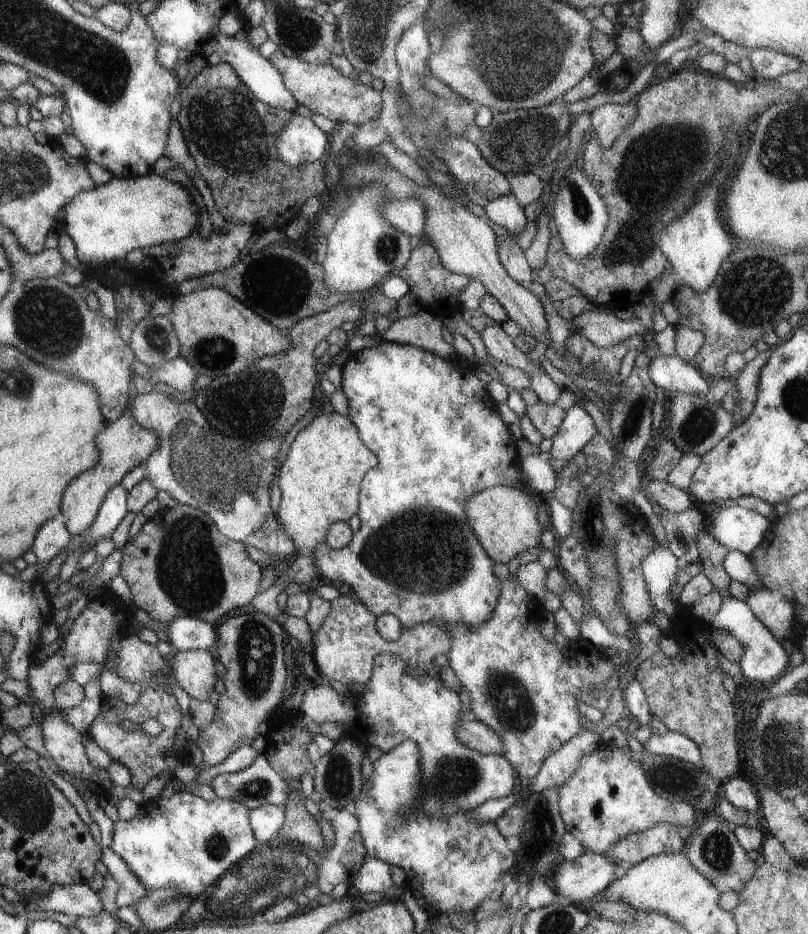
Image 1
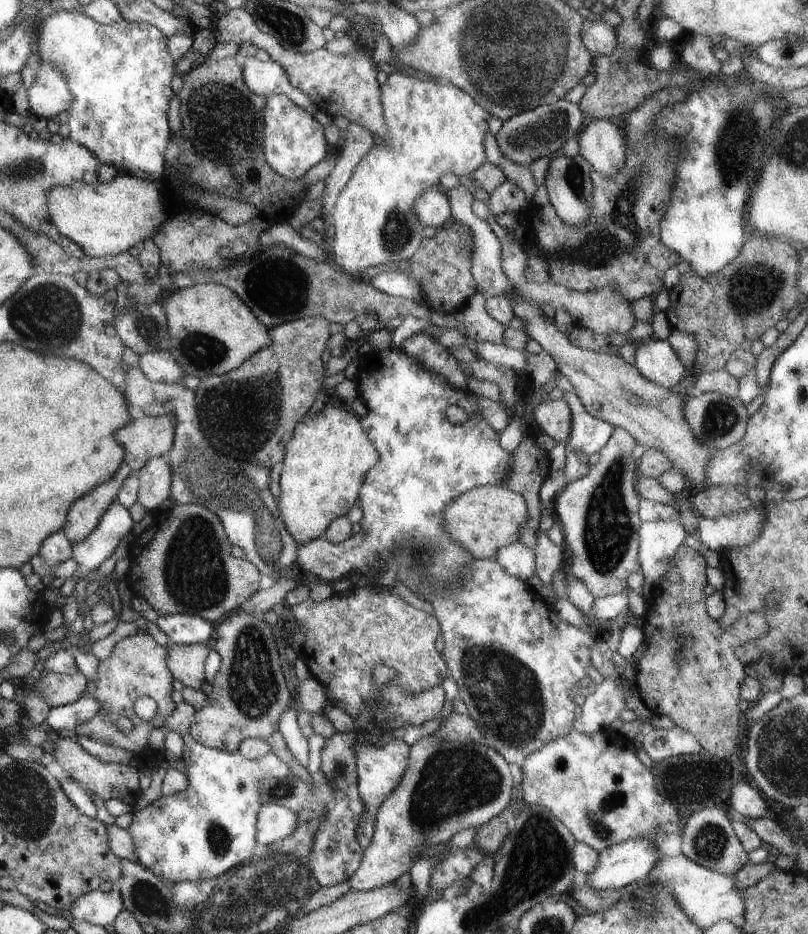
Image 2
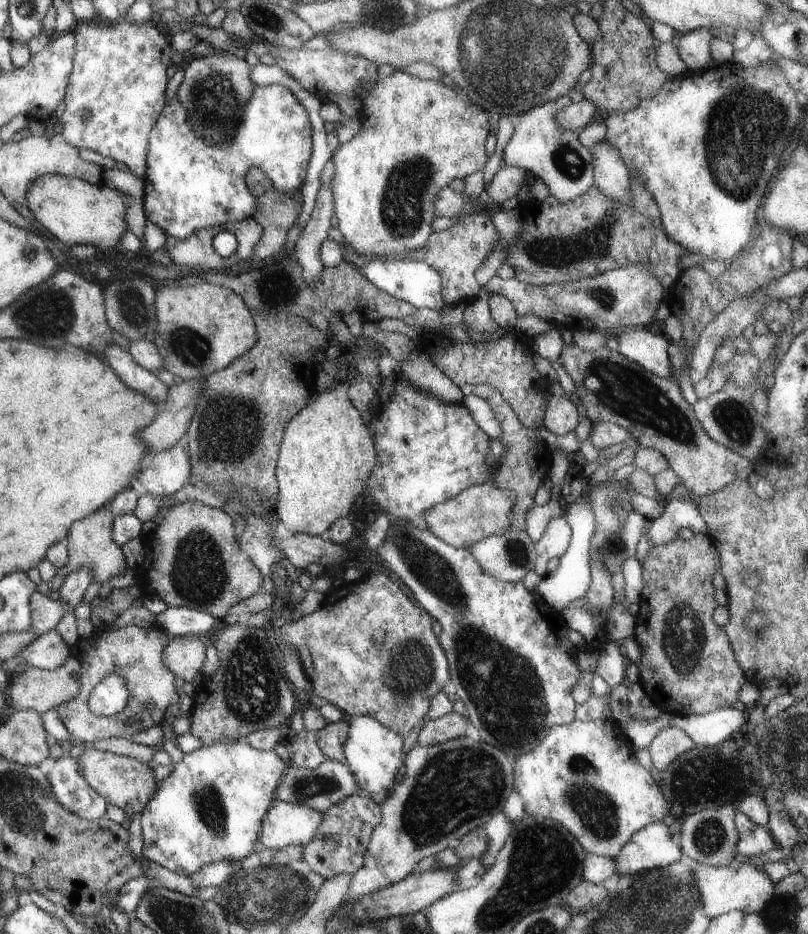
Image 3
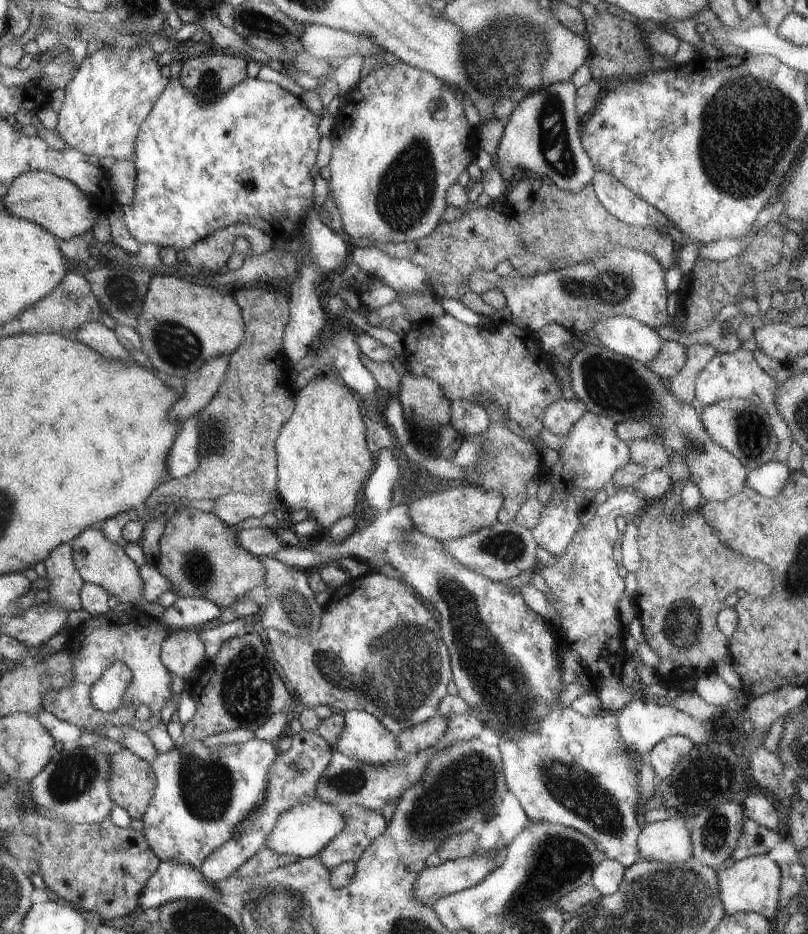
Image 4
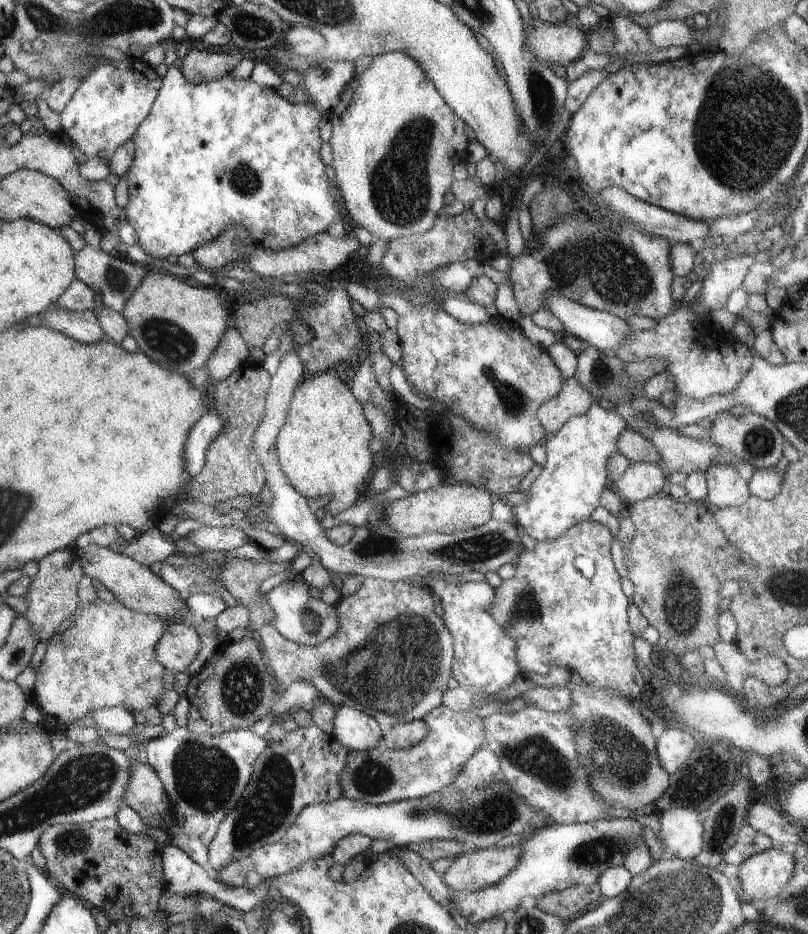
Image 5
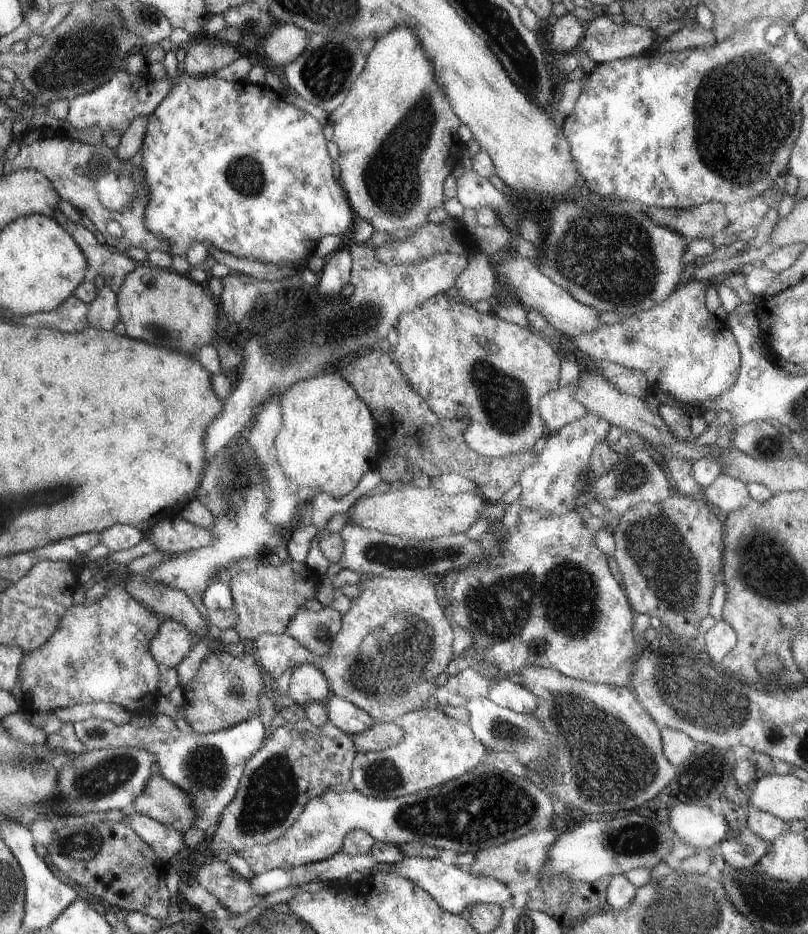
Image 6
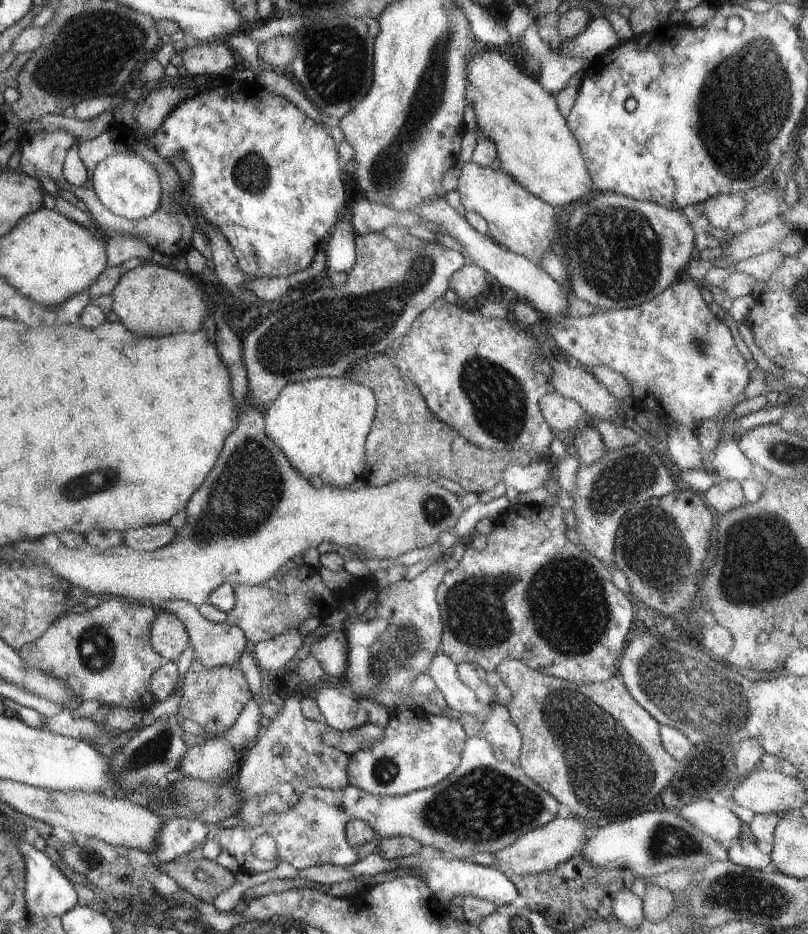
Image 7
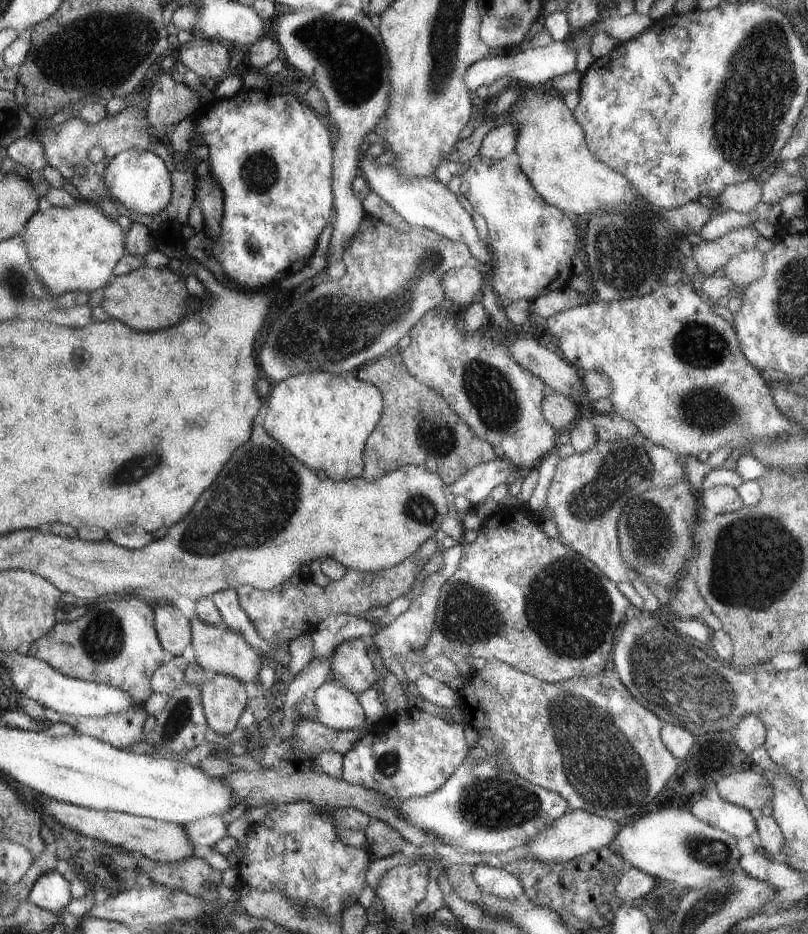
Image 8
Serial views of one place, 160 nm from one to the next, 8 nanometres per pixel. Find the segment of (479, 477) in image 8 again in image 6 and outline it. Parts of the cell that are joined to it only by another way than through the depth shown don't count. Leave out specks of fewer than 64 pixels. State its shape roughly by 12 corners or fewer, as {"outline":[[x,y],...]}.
{"outline":[[591,413],[548,434],[517,477],[518,508],[561,516],[612,426]]}

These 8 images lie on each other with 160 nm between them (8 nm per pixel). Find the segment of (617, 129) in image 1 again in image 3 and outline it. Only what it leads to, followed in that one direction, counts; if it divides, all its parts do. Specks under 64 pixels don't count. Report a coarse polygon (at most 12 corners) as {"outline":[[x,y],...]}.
{"outline":[[603,140],[589,150],[593,186],[628,201],[630,172]]}

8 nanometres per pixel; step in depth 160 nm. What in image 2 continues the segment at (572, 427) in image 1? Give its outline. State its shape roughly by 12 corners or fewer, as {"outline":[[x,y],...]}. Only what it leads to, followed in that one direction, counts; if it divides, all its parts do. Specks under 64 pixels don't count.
{"outline":[[573,391],[571,412],[564,444],[581,456],[599,452],[613,428],[587,414]]}

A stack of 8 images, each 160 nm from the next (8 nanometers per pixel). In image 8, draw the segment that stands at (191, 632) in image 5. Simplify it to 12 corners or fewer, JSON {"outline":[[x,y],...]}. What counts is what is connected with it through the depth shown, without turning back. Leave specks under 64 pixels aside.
{"outline":[[157,604],[152,619],[169,657],[189,646],[190,620],[173,604]]}

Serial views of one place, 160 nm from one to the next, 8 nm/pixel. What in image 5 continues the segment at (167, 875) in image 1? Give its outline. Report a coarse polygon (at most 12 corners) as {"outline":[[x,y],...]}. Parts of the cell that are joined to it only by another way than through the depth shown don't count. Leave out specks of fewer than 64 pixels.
{"outline":[[250,728],[143,743],[170,844],[205,867],[268,746]]}

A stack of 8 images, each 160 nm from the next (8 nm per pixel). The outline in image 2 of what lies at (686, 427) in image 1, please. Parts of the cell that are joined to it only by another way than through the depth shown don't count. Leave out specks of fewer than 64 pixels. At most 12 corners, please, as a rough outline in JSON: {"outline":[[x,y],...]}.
{"outline":[[687,398],[695,442],[723,450],[743,440],[748,415],[737,398]]}

